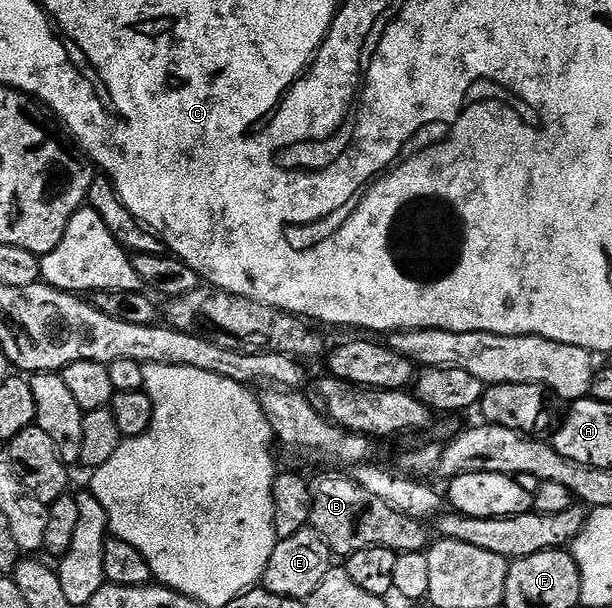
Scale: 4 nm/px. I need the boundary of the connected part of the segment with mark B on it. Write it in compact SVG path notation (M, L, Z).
M346 474L327 475L311 483L313 509L310 530L315 531L327 542L332 556L346 557L361 549L384 547L398 554L426 552L429 547L427 531L420 520L391 507L380 497L373 497L367 486L355 484Z

